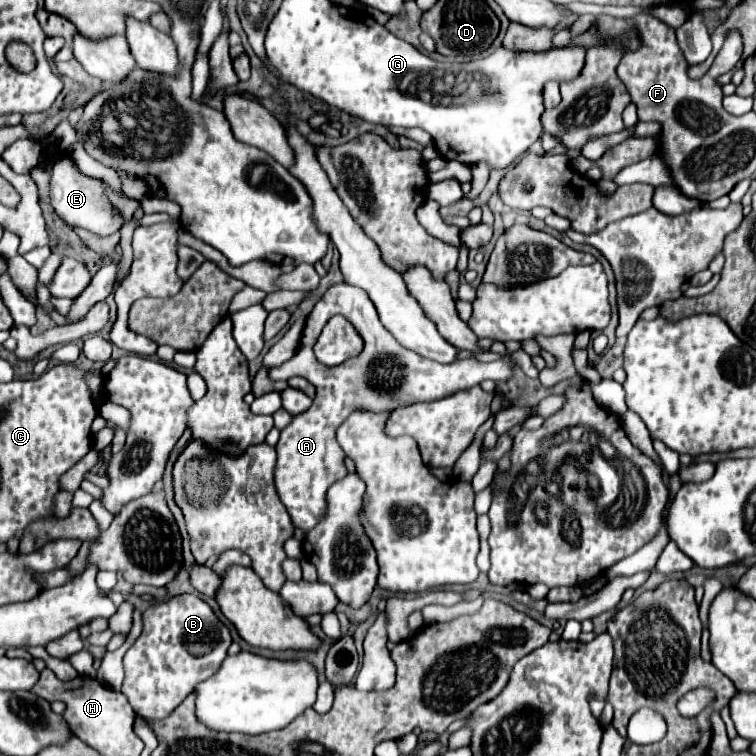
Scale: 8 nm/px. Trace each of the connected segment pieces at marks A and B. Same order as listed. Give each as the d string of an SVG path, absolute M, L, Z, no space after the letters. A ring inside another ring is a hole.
M345 282L331 286L309 314L297 354L281 366L269 368L269 377L274 381L287 381L294 376L305 376L317 390L313 406L307 412L293 416L291 426L287 426L287 430L281 430L281 438L275 446L275 488L281 502L287 506L293 524L305 532L311 530L311 526L315 526L315 522L323 518L327 488L347 474L343 462L345 454L343 448L337 444L335 432L341 426L341 422L351 414L351 410L385 412L415 402L439 400L443 396L455 394L457 390L477 386L481 380L487 378L509 380L513 376L511 366L513 362L509 360L509 356L503 356L501 360L489 364L477 362L475 358L457 360L451 364L431 362L399 346L399 342L391 338L391 334L381 326L377 310L365 290ZM335 314L341 314L349 322L353 322L353 326L365 340L365 348L359 358L351 358L349 362L343 362L343 366L327 368L319 364L319 360L315 358L313 344L327 320Z
M195 594L171 596L161 604L151 604L143 612L143 630L123 656L125 680L121 692L141 718L167 718L195 686L211 678L231 646L229 628L213 614L211 606Z

